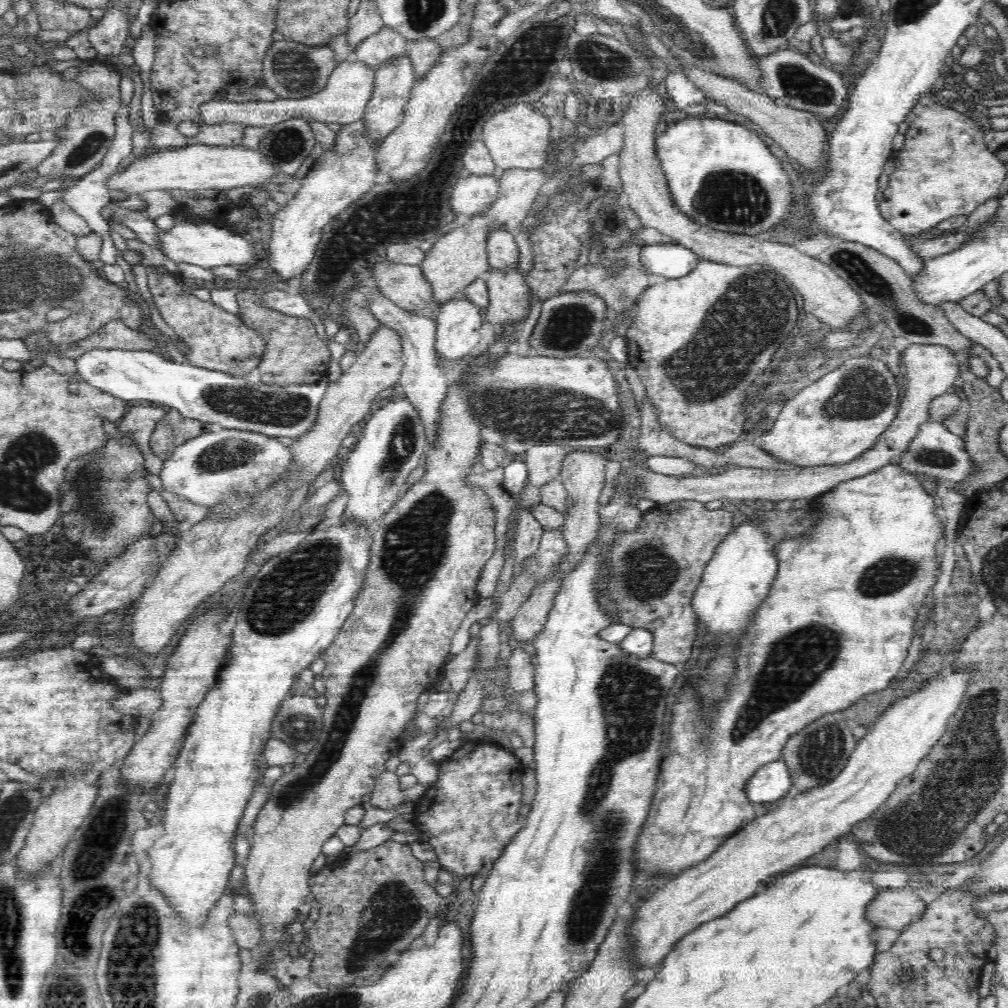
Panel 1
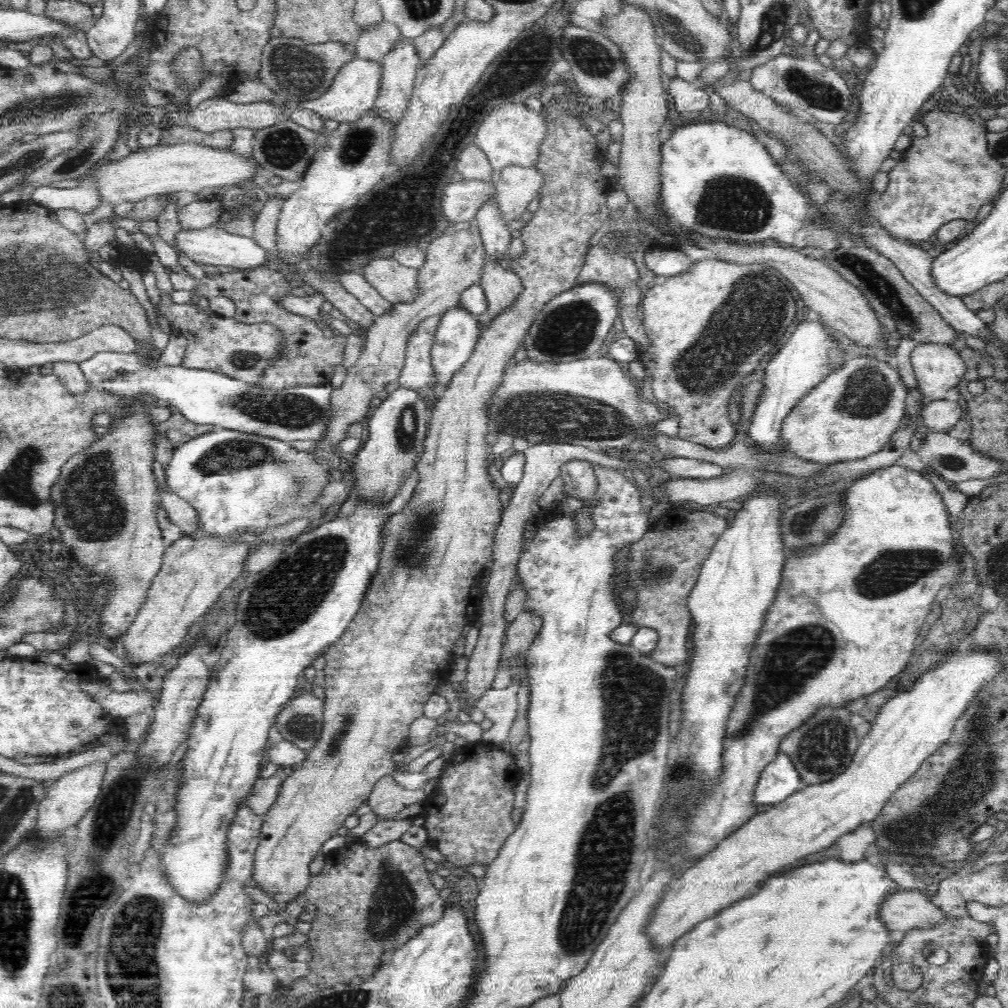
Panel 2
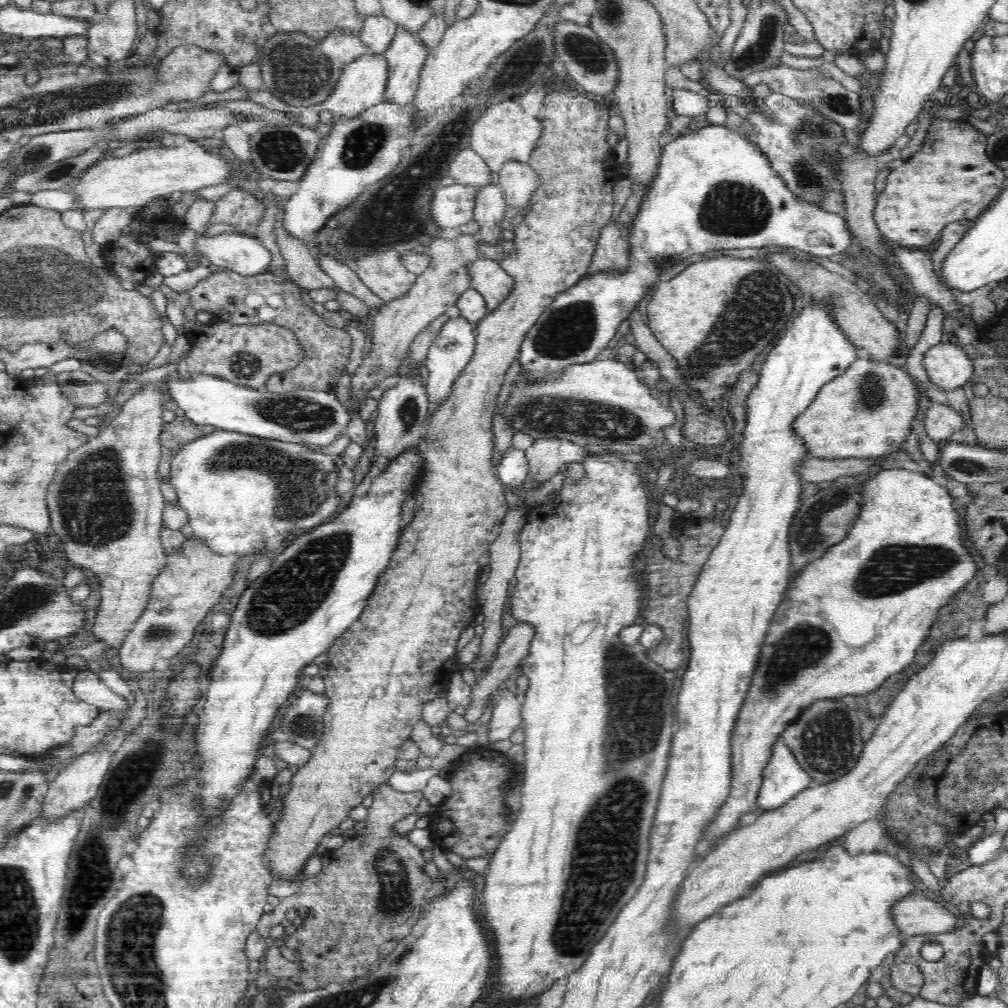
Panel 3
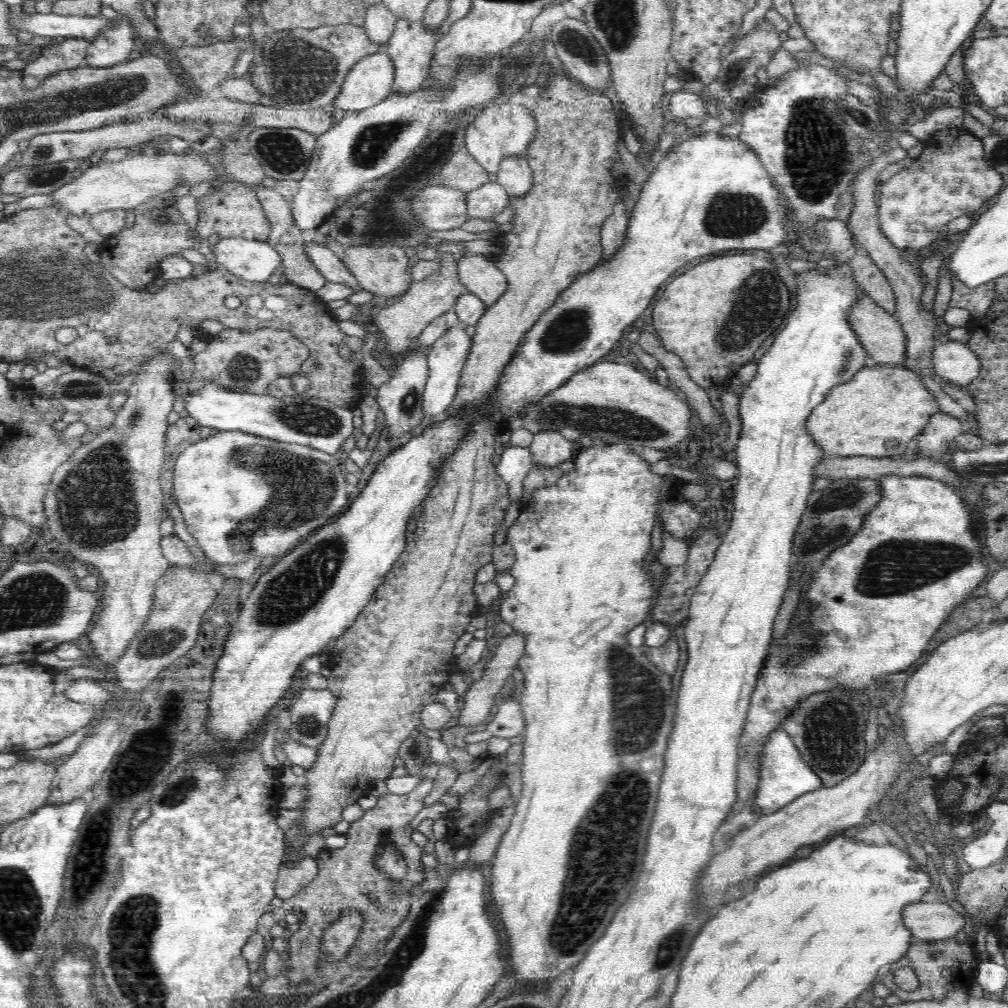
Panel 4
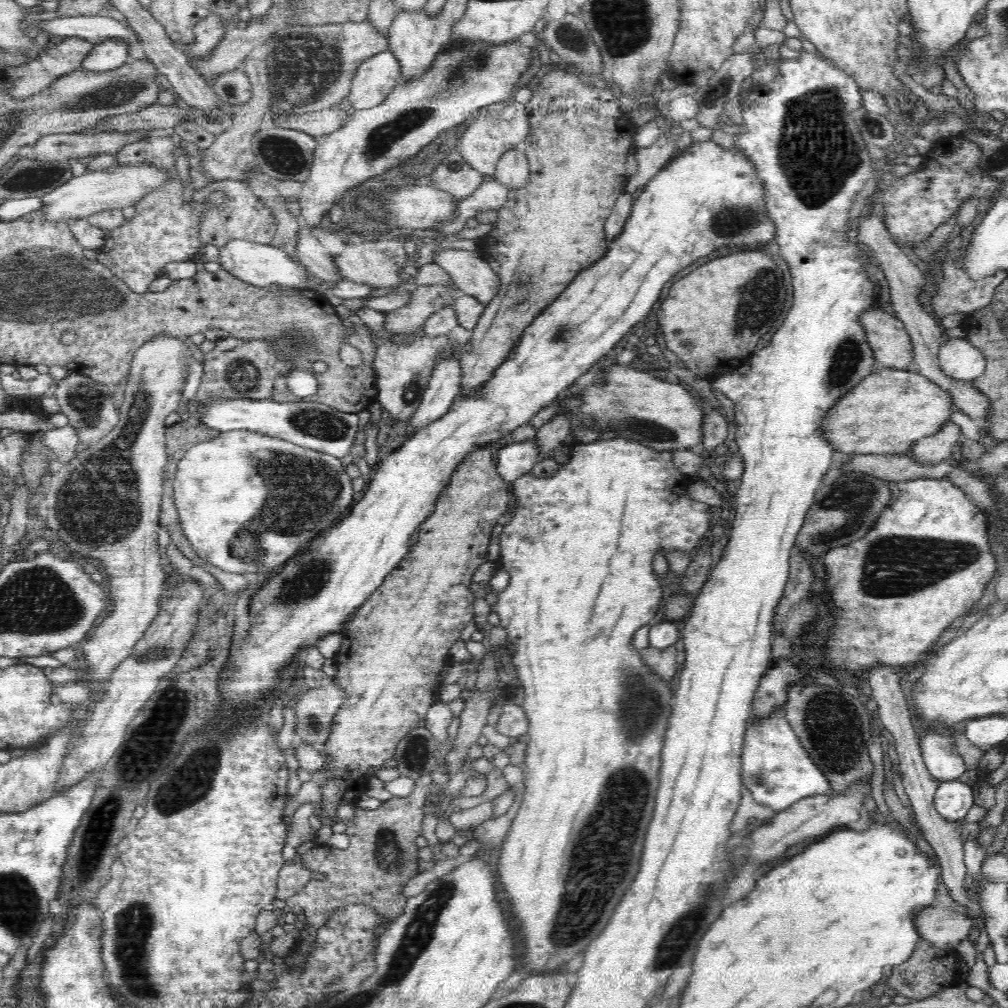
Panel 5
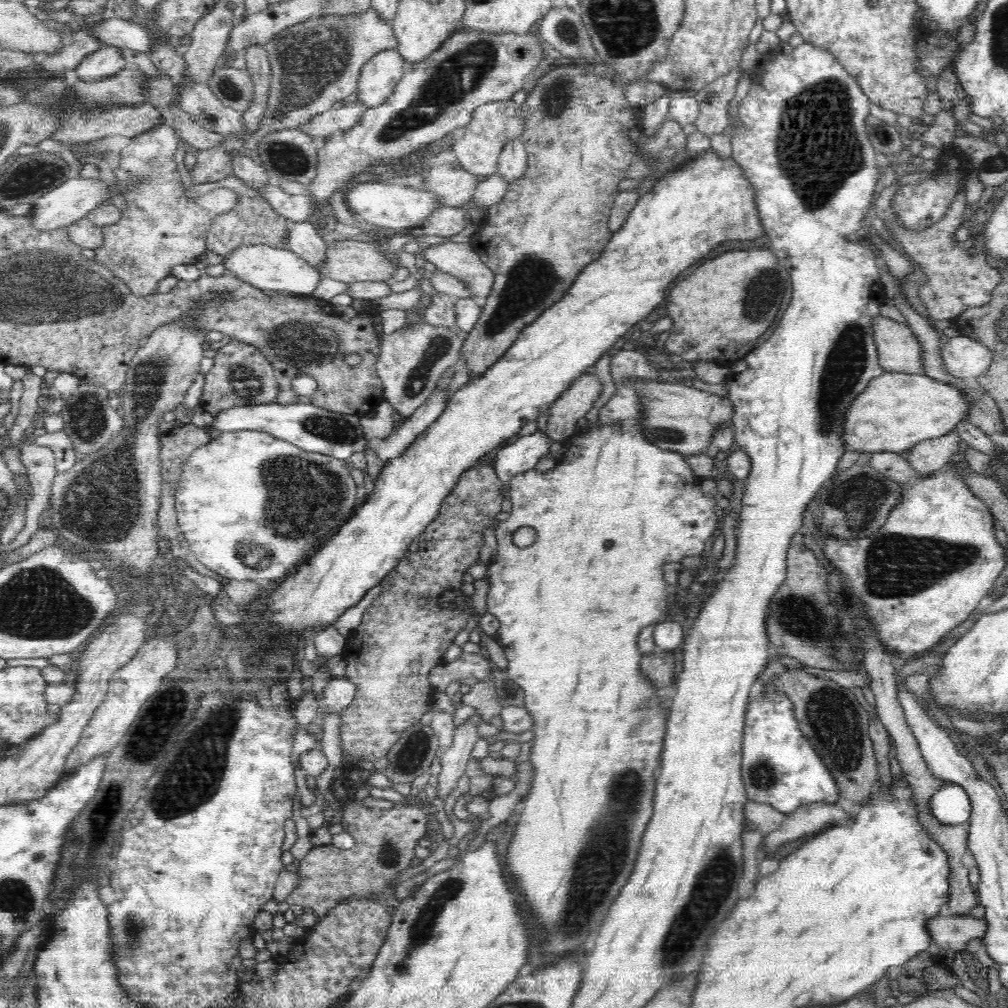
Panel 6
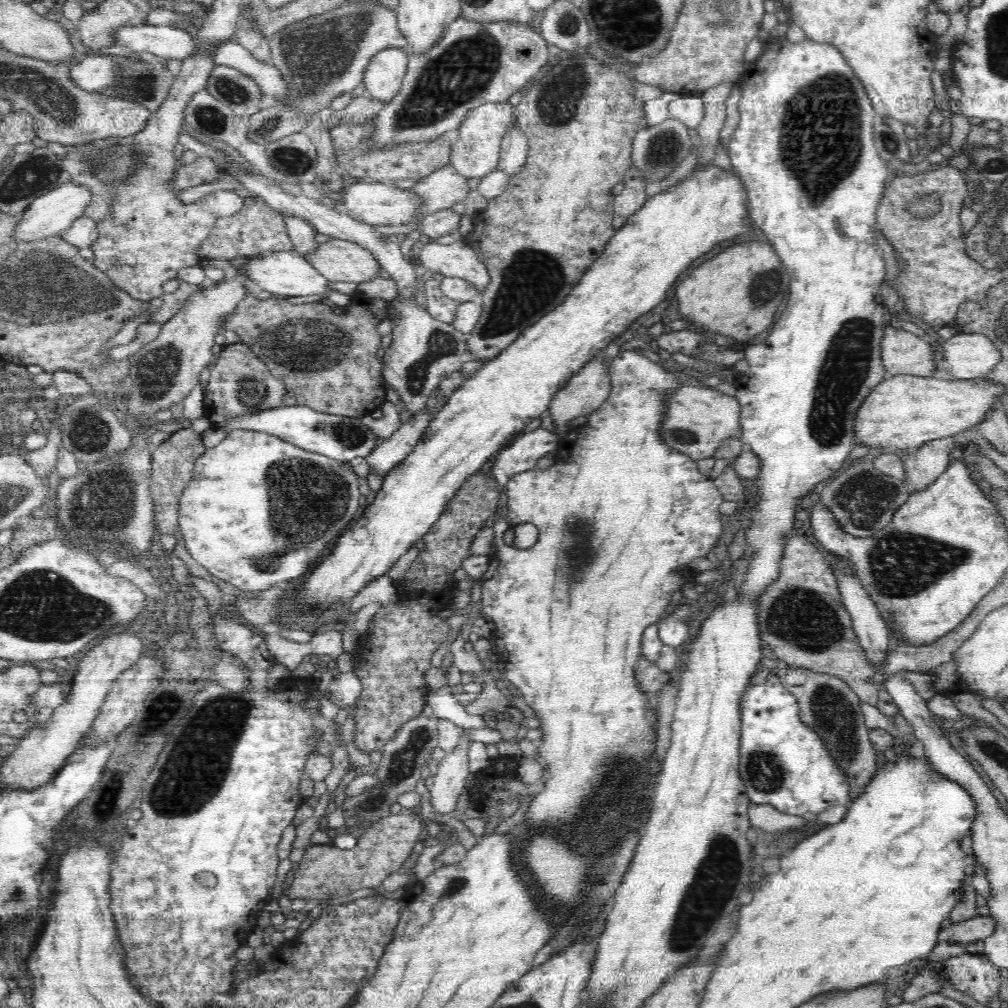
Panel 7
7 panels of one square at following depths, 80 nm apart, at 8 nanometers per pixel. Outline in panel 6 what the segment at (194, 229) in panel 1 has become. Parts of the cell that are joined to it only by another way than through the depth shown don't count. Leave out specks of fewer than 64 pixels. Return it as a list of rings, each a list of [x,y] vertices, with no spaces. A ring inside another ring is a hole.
[[[260,244],[238,246],[236,250],[232,250],[228,254],[223,264],[227,273],[249,283],[260,291],[272,290],[298,296],[311,295],[318,289],[318,284],[322,278],[322,275],[315,268],[309,266],[288,248],[272,248]]]

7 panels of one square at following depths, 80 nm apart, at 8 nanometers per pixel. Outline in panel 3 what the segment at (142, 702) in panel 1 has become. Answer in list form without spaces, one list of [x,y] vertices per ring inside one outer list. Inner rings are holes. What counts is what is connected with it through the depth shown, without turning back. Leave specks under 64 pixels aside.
[[[80,672],[76,676],[72,690],[78,696],[78,700],[90,702],[102,710],[118,714],[122,710],[131,708],[127,699],[110,690],[106,683],[100,680],[98,676],[94,676],[92,672]]]

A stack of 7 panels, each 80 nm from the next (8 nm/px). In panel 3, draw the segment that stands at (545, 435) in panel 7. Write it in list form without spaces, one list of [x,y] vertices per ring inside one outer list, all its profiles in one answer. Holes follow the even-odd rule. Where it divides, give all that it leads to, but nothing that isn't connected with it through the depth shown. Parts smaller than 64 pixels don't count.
[[[510,448],[497,464],[496,472],[503,484],[508,484],[514,494],[520,494],[522,484],[524,484],[526,474],[528,474],[528,459],[525,451]]]

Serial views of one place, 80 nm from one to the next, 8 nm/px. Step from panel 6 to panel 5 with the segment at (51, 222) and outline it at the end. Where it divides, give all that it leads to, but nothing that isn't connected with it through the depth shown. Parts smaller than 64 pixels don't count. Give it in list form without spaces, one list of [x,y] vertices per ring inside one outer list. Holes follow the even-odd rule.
[[[141,162],[118,166],[112,171],[106,168],[94,170],[94,172],[86,171],[81,176],[73,176],[68,182],[41,198],[43,218],[47,222],[66,221],[68,218],[88,218],[103,211],[132,206],[146,193],[152,192],[166,181],[168,180],[165,170],[160,170],[154,164],[142,164]]]

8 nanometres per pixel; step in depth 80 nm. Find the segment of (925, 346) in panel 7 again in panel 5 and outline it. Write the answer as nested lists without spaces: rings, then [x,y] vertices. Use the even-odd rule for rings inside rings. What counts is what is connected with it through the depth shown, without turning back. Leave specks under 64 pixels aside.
[[[877,305],[862,312],[860,318],[879,367],[898,370],[912,367],[912,341],[898,317],[889,315]]]

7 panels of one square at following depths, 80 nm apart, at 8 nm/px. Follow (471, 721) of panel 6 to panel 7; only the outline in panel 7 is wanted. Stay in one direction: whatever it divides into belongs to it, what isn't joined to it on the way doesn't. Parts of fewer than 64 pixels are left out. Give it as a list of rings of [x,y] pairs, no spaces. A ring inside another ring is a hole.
[[[461,735],[459,746],[439,762],[434,785],[429,791],[430,803],[438,816],[453,815],[460,794],[466,789],[466,779],[471,774],[467,756],[470,742],[472,740]]]

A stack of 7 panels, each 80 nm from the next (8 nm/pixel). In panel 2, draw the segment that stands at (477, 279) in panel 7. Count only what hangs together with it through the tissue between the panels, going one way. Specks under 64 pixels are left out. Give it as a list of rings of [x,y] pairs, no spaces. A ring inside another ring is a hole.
[[[490,260],[484,263],[481,282],[478,284],[482,286],[489,305],[490,321],[506,308],[510,308],[524,288],[522,279],[508,271],[503,262]]]

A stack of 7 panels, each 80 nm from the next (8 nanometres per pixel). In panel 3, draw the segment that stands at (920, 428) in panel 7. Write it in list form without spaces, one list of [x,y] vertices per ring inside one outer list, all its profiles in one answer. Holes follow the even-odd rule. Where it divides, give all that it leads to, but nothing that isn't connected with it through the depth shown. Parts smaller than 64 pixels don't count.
[[[858,358],[844,374],[826,382],[792,429],[816,458],[875,459],[903,450],[920,410],[920,390],[911,374],[893,361]]]

